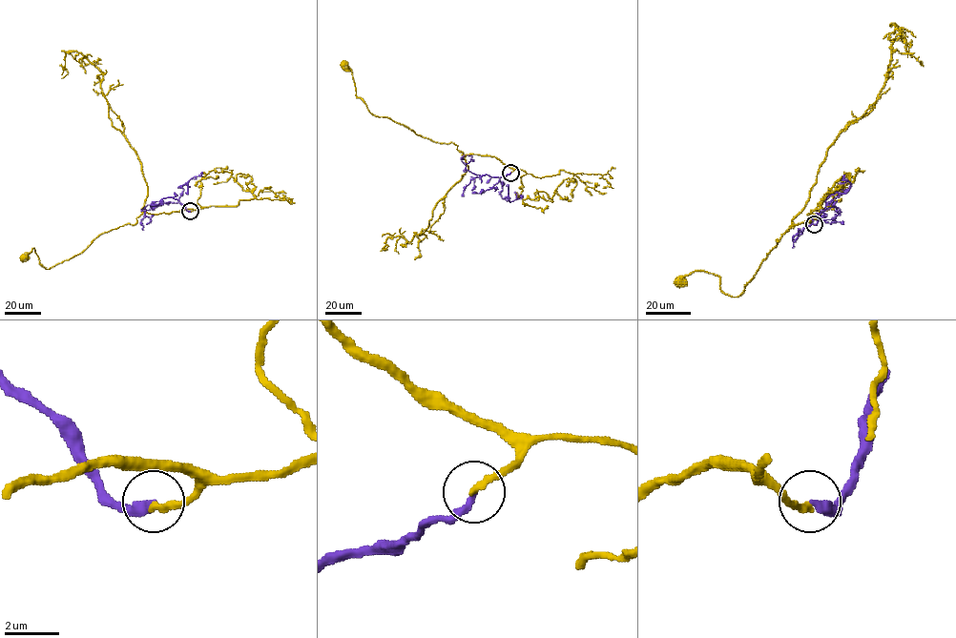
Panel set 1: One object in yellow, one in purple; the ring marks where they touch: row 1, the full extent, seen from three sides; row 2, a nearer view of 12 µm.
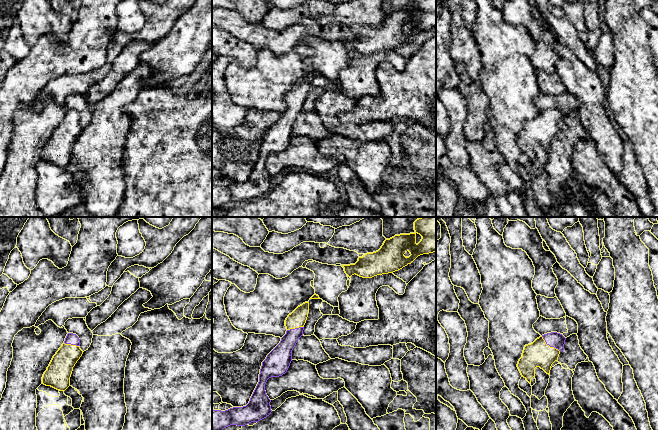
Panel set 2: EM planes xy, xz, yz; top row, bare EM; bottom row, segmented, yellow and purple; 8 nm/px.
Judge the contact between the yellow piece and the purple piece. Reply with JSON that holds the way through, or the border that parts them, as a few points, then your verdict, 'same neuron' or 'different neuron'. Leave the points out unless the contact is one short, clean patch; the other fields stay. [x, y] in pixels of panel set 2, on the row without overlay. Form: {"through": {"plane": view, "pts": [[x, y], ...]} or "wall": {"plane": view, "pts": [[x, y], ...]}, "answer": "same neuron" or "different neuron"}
{"through": {"plane": "yz", "pts": [[537, 130], [548, 121], [553, 115]]}, "answer": "same neuron"}

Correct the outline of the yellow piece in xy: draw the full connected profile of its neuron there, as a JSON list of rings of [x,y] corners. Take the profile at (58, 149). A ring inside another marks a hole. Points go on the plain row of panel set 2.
[[[68,109],[64,119],[53,132],[42,153],[42,160],[65,167],[70,162],[73,143],[80,135],[80,115],[76,110]]]

